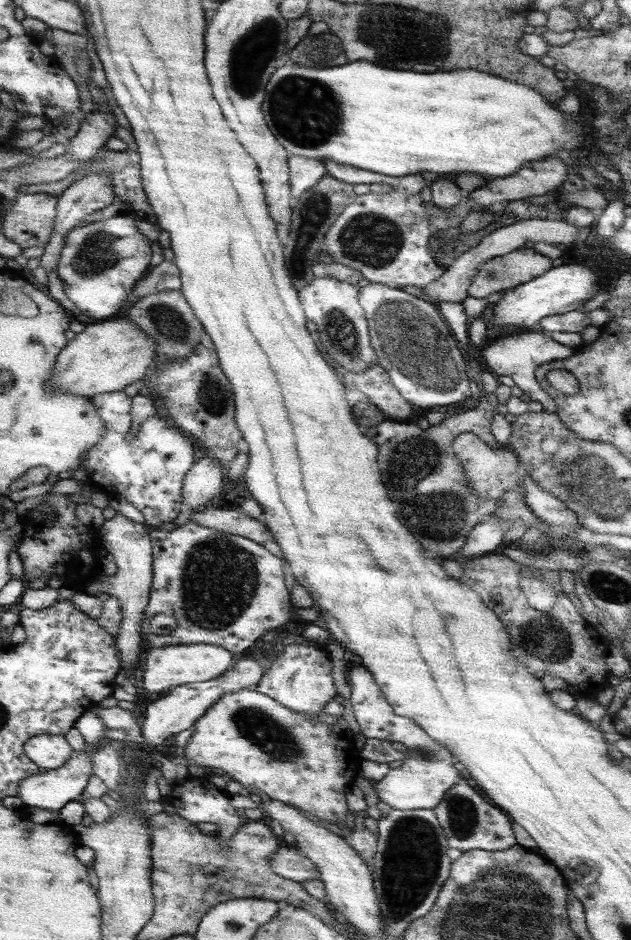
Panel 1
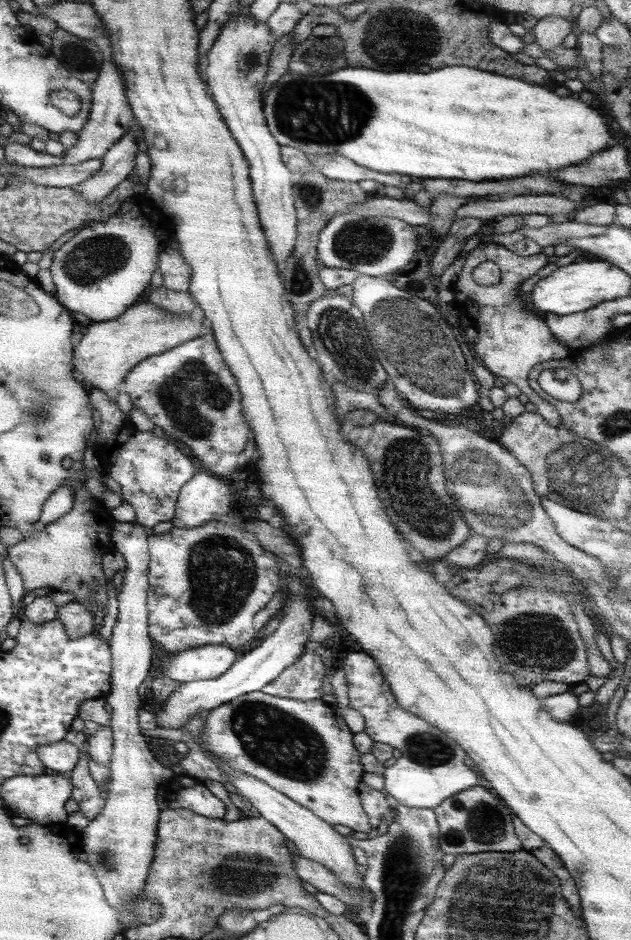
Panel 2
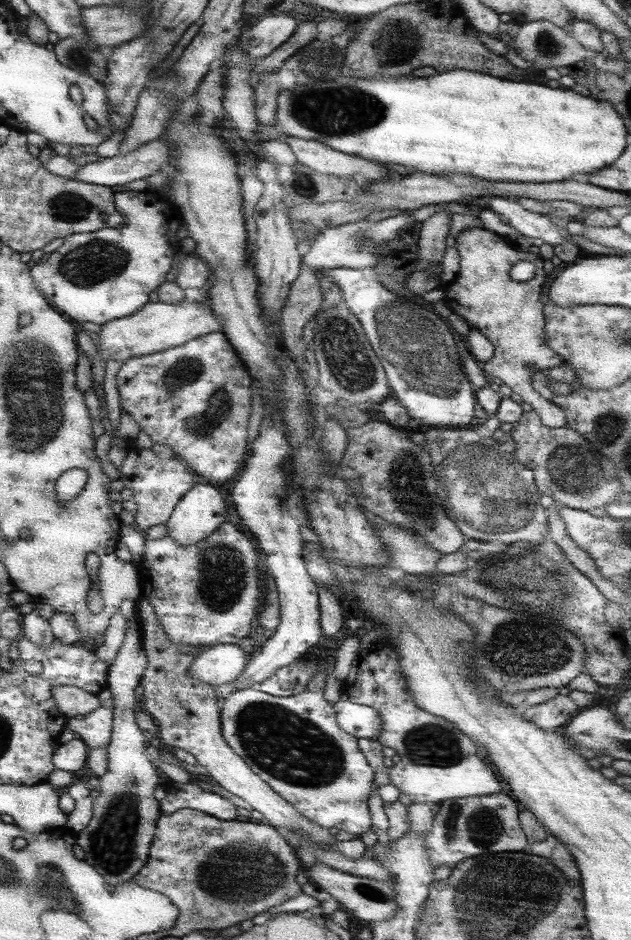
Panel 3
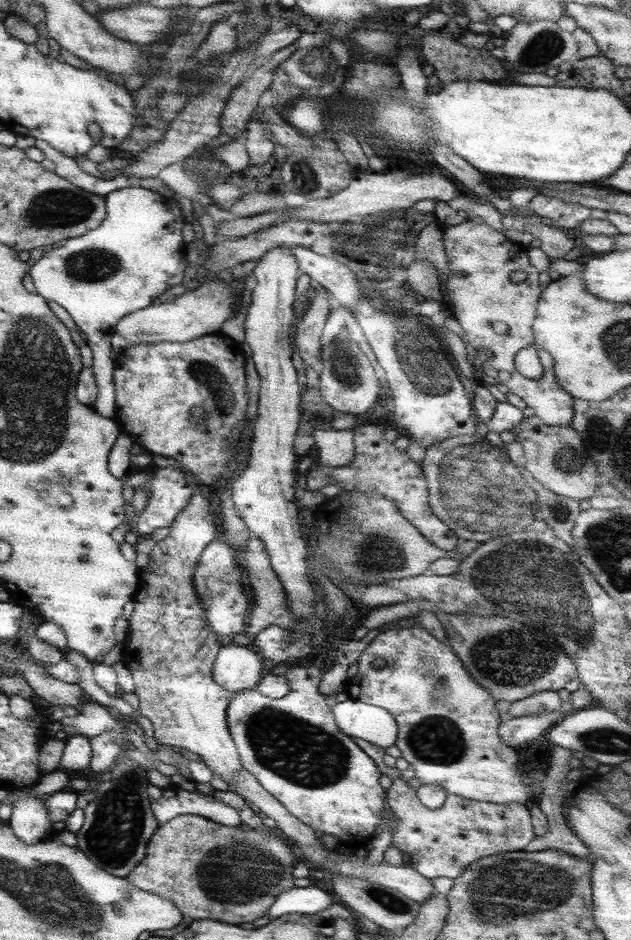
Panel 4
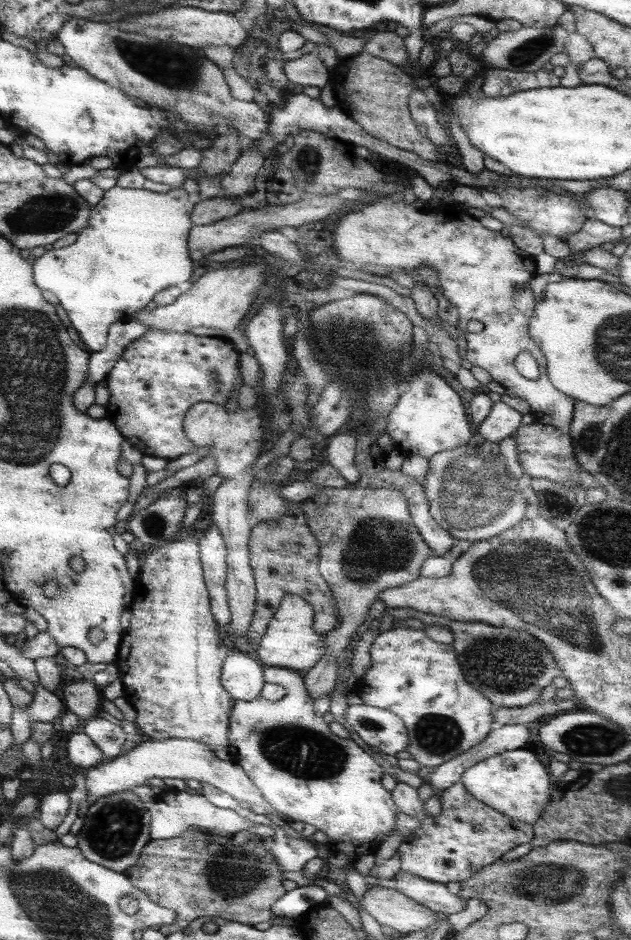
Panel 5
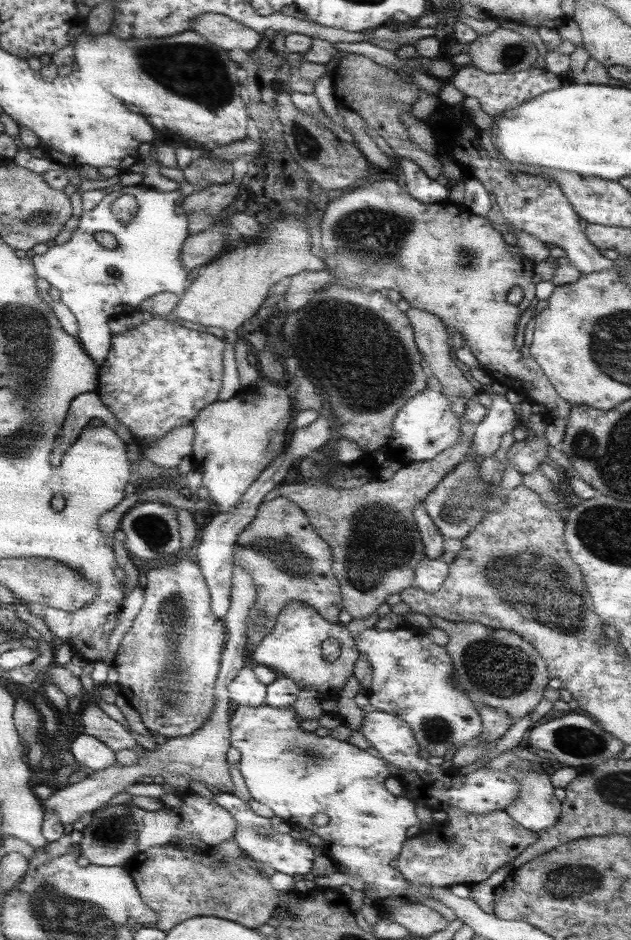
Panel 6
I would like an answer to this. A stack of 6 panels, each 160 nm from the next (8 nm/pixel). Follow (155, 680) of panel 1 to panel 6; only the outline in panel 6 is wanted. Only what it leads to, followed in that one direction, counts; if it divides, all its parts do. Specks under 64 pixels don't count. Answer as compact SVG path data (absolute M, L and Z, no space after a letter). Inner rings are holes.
M251 663L246 664L228 684L228 697L238 706L261 706L265 700L266 684L255 678Z

